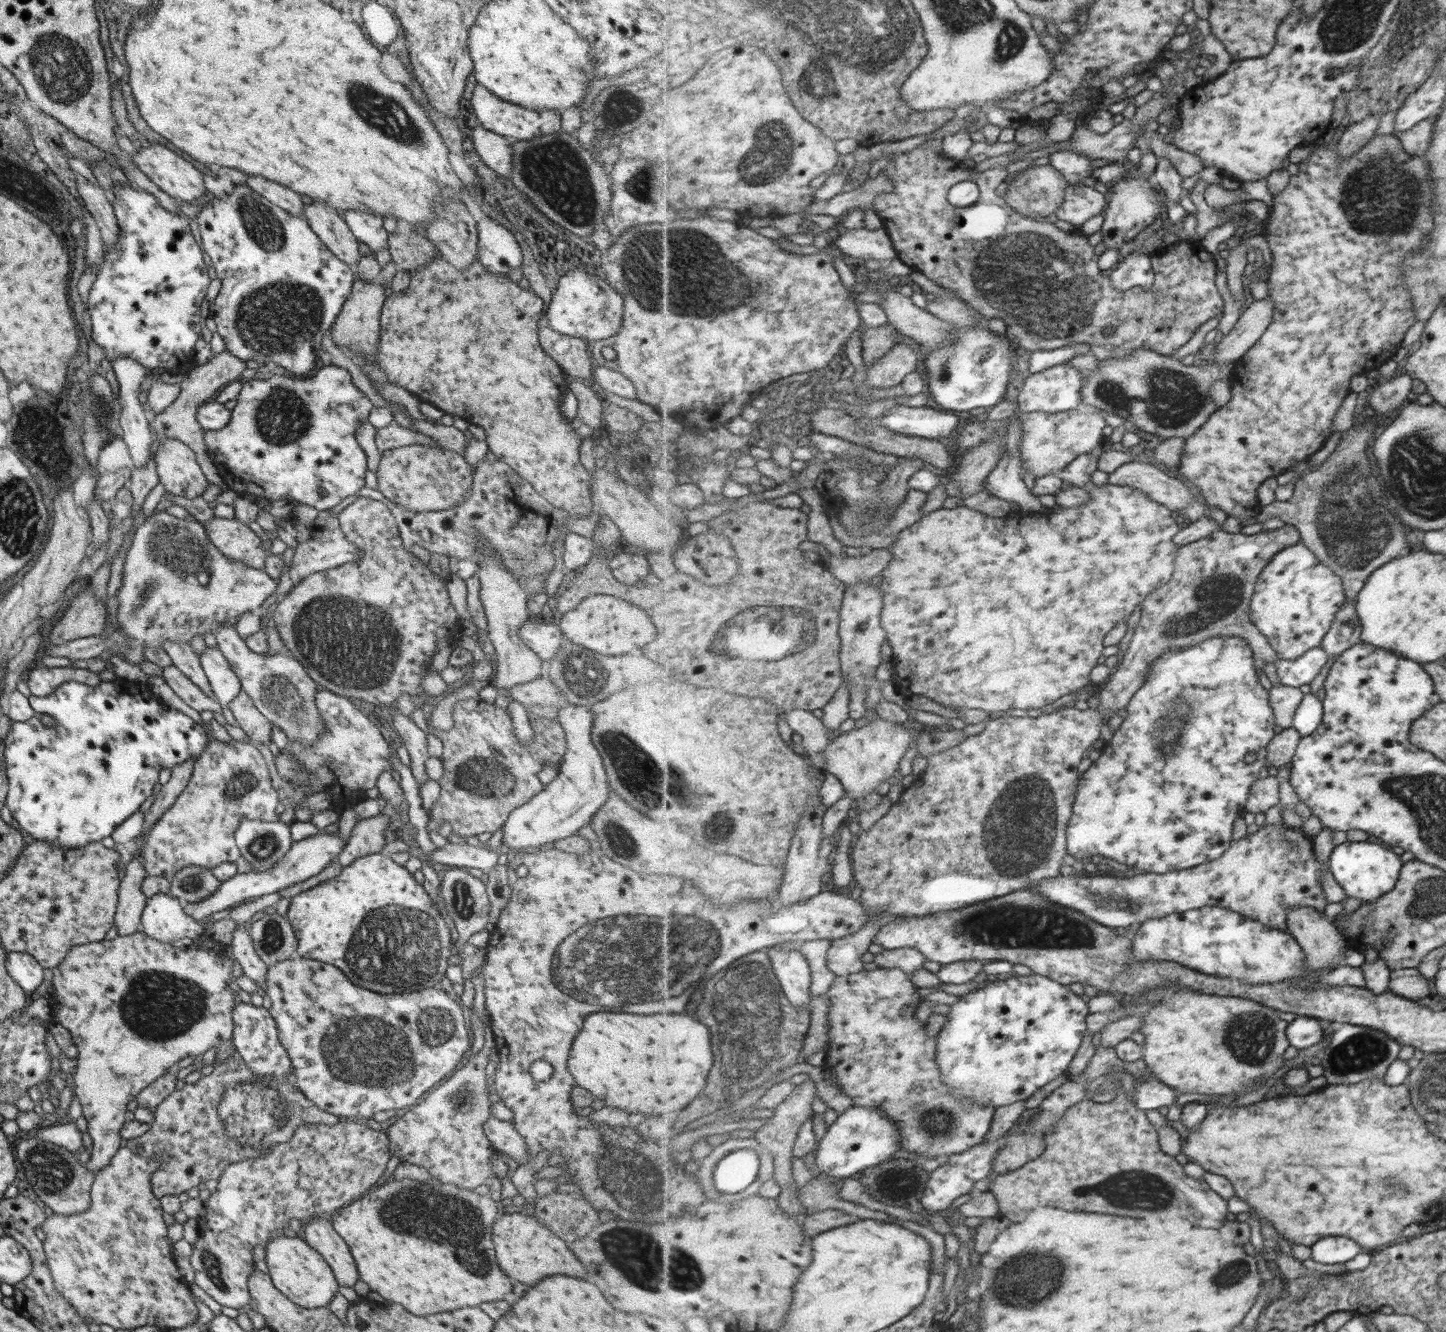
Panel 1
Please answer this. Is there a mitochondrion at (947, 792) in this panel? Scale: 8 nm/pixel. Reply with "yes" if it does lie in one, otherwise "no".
no

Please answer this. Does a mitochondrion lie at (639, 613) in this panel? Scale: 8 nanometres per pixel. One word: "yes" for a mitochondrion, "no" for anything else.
no

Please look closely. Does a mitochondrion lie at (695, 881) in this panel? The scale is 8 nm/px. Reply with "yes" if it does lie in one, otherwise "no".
no

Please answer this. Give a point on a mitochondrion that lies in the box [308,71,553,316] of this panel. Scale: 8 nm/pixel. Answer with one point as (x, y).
(384, 115)

